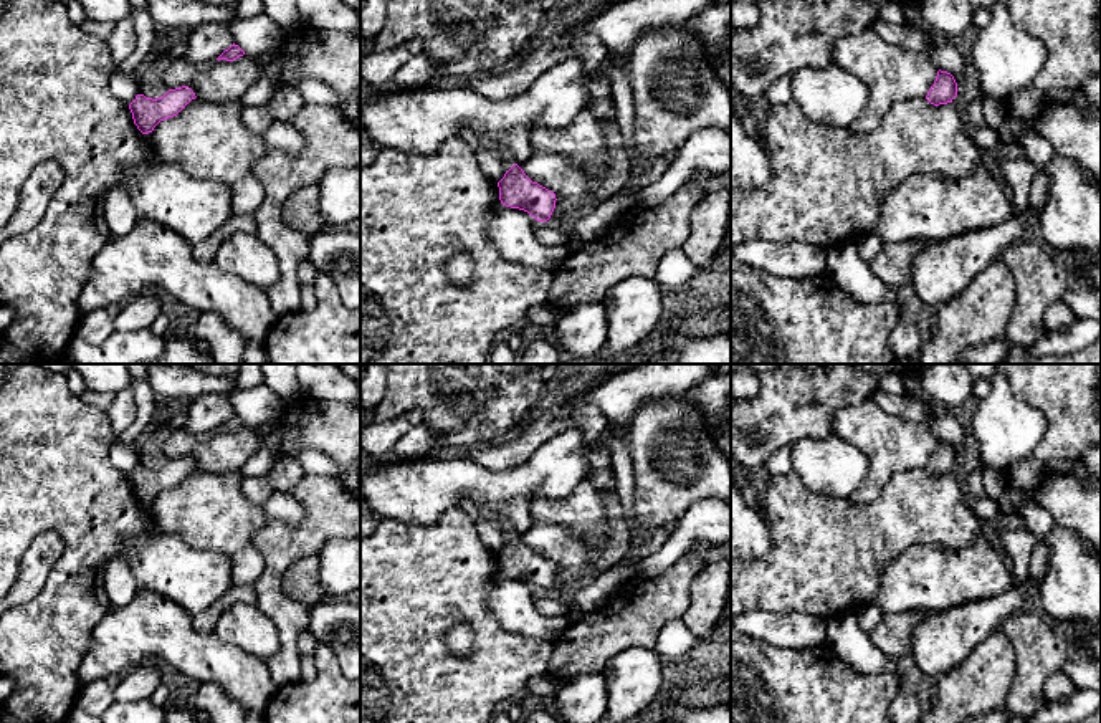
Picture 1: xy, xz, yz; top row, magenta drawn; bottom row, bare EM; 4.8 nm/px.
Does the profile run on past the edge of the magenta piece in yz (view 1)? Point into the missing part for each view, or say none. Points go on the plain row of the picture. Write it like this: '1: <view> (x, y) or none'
1: none

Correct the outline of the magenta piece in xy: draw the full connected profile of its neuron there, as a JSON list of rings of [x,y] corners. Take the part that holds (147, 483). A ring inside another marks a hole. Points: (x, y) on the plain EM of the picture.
[[[182,457],[169,460],[157,470],[137,465],[129,480],[137,500],[142,505],[149,505],[160,491],[177,486],[195,468],[195,463],[188,457]]]

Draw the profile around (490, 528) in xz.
[[[483,515],[474,524],[476,524],[481,541],[491,551],[499,553],[504,548],[506,539],[504,539],[503,531],[506,524],[499,518]]]

